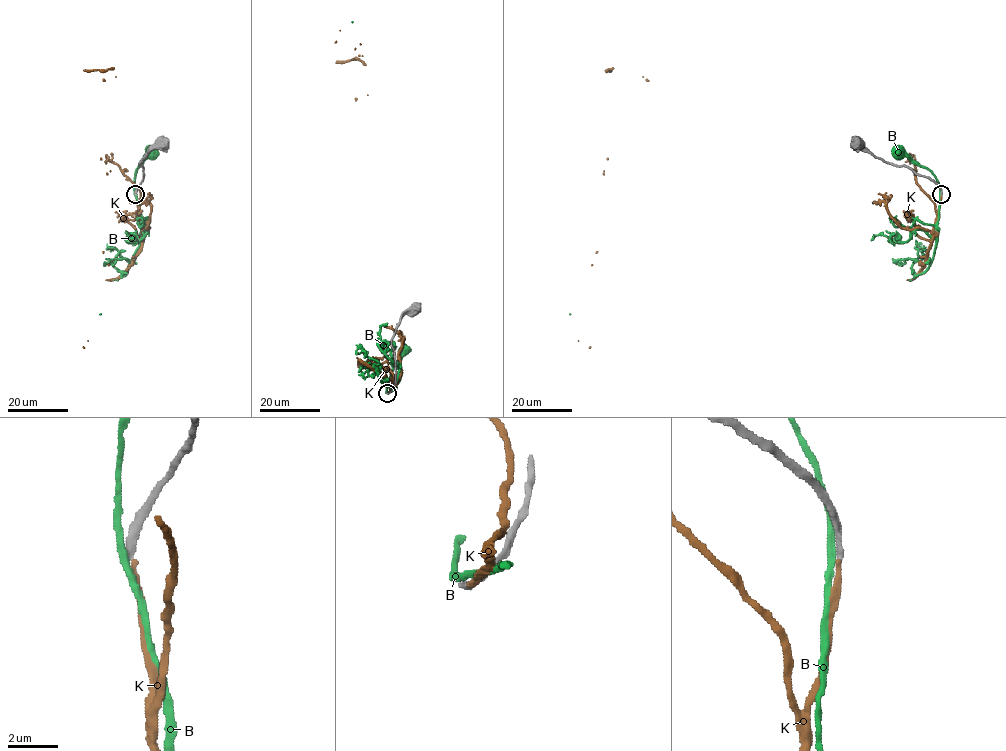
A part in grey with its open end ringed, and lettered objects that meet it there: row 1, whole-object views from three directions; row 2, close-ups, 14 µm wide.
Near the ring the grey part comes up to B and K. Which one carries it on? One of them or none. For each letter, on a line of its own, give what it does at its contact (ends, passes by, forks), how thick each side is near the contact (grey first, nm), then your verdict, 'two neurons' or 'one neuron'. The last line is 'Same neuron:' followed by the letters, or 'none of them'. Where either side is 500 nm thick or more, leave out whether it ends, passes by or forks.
B: it passes by; 300 nm thick on the grey side, 260 nm on the other; two neurons
K: it ends there; 280 nm thick on the grey side, 200 nm on the other; two neurons
Same neuron: none of them

